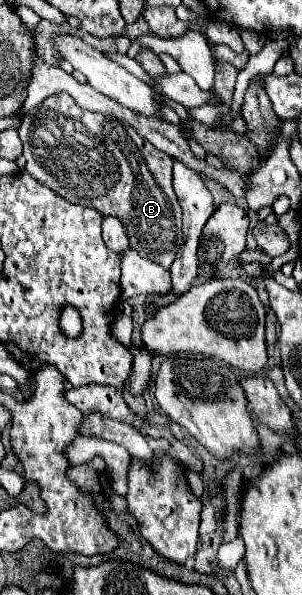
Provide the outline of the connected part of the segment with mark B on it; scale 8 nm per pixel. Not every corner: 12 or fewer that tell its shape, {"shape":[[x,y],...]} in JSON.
{"shape":[[48,96],[18,132],[30,176],[120,218],[170,268],[172,158],[126,122]]}

